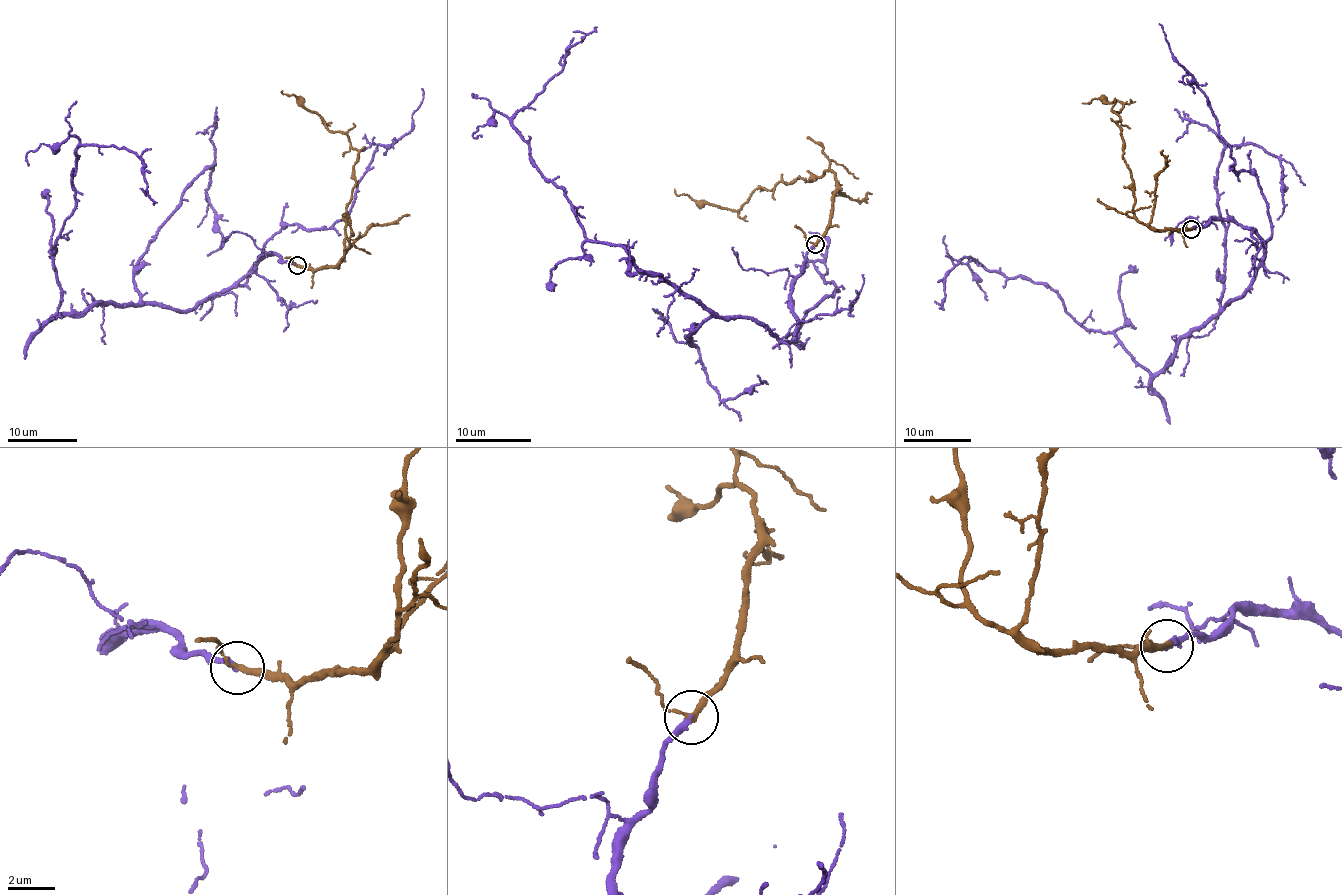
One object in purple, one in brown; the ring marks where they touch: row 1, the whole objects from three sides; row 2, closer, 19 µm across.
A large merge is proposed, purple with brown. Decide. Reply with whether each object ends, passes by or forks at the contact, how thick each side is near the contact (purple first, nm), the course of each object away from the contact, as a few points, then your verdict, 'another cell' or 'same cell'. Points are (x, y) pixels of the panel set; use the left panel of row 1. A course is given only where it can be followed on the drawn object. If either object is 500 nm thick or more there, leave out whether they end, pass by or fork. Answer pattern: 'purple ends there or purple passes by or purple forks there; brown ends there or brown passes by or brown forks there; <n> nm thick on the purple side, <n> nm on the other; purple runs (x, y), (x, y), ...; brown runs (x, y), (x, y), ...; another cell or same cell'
purple ends there; brown passes by; 220 nm thick on the purple side, 220 nm on the other; purple runs (297, 265), (271, 254), (185, 310), (59, 312), (53, 255), (76, 150), (135, 153), (156, 203); brown runs (297, 265), (315, 271), (343, 258), (345, 215), (359, 152), (344, 134), (327, 129), (294, 95), (282, 90); same cell

